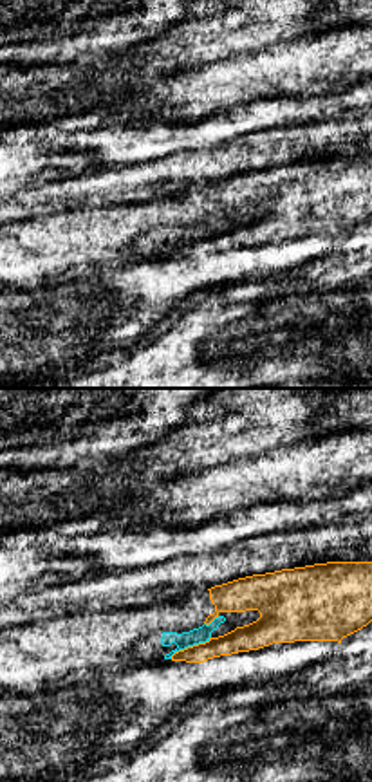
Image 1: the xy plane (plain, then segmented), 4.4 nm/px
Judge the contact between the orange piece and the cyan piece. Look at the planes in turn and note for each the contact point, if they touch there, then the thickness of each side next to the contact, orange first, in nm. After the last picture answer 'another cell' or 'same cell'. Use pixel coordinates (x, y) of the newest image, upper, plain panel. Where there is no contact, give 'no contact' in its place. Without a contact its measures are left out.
contact (190, 242); calibres 110 and 70 nm

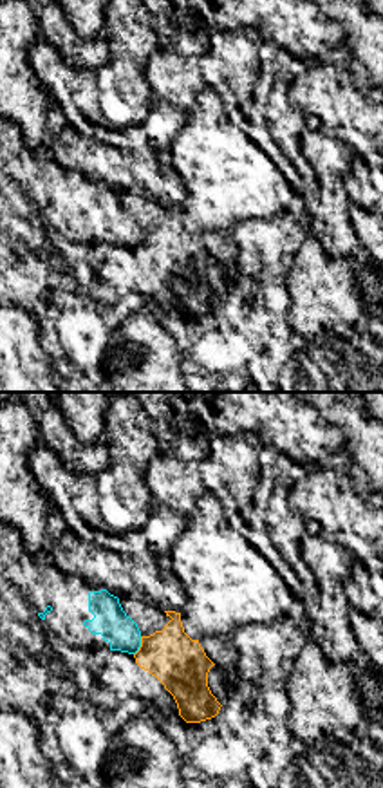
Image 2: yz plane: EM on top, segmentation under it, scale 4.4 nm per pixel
contact (141, 241); calibres 240 and 150 nm

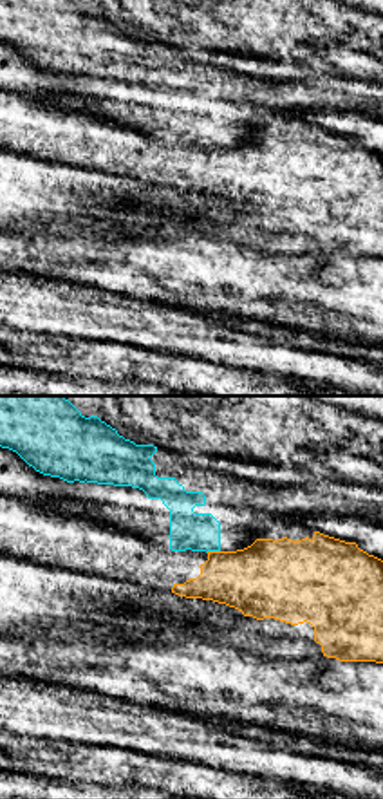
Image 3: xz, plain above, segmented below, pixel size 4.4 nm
contact (212, 147); calibres 320 and 180 nm

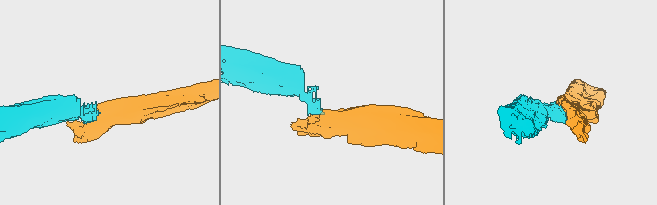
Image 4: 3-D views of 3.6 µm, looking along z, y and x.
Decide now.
another cell

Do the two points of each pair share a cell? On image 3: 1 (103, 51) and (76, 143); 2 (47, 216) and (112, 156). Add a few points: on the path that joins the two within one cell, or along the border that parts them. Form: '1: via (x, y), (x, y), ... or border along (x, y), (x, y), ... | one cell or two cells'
1: border along (46, 102), (127, 125) | two cells
2: border along (55, 161), (130, 176), (138, 181) | two cells

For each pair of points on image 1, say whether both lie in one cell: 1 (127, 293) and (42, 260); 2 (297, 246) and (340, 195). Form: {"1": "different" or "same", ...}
{"1": "same", "2": "same"}

